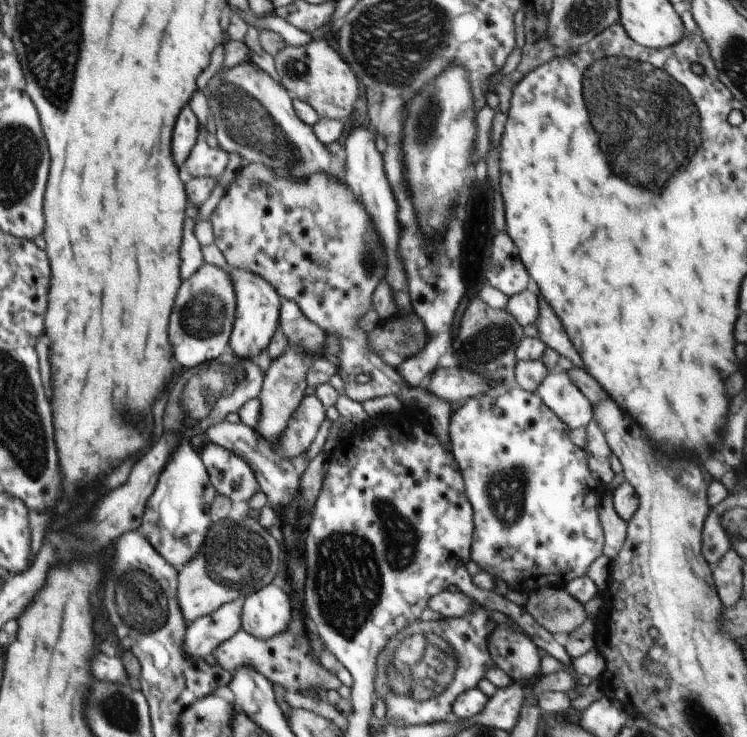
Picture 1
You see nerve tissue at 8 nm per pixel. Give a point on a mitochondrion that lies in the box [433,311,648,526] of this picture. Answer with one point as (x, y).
(493, 340)

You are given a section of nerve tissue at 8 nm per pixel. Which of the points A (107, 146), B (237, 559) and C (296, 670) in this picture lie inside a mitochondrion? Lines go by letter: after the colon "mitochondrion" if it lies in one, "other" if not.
A: other
B: mitochondrion
C: other

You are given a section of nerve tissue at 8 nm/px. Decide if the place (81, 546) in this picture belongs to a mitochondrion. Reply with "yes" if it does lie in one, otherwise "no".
no

